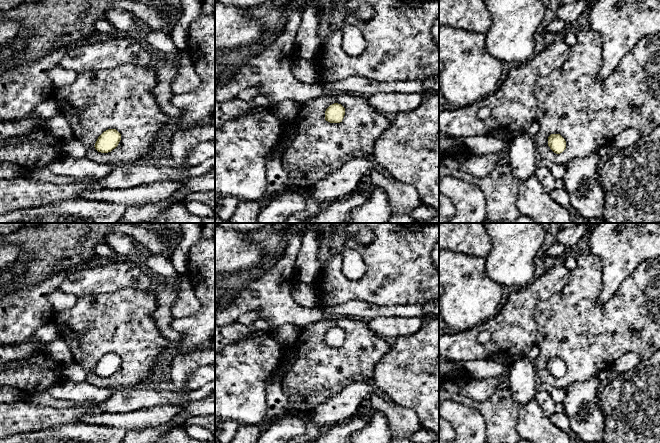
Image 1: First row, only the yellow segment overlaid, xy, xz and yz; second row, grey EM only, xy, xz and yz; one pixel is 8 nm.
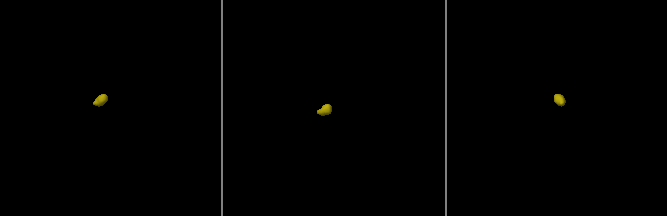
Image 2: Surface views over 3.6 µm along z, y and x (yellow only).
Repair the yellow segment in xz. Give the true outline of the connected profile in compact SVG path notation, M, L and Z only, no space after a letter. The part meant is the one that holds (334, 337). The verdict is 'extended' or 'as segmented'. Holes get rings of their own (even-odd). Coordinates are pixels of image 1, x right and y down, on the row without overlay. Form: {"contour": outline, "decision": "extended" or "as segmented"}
{"contour": "M338 327L330 329L325 335L325 344L330 347L342 346L345 339L345 332Z", "decision": "as segmented"}

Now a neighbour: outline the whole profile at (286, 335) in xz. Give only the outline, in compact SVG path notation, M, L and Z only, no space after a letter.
M286 324L274 330L275 339L281 346L283 354L283 360L280 362L279 367L290 352L291 347L296 343L300 331L301 328L293 324Z

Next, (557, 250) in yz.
M555 242L546 250L543 256L543 261L547 258L562 259L570 252L573 252L573 250L559 242Z

